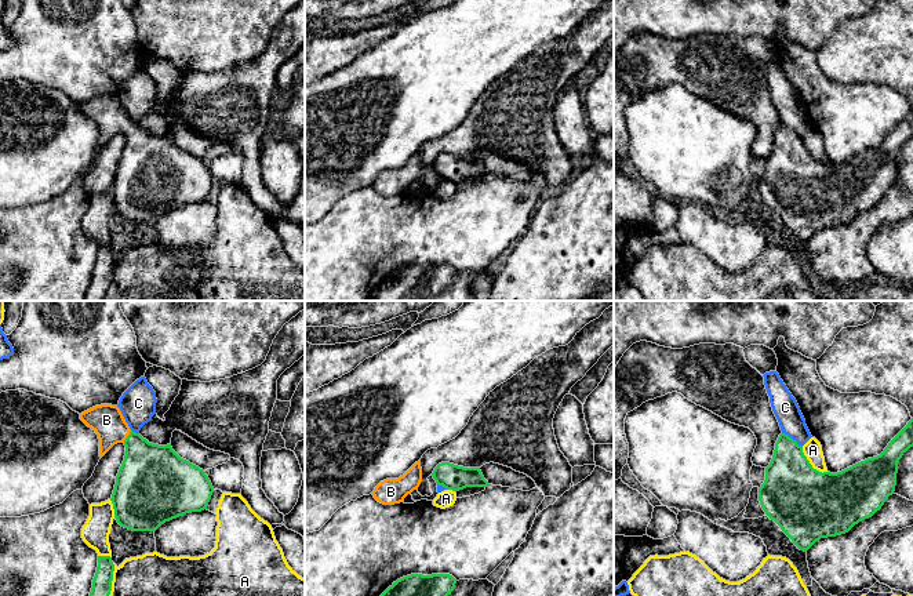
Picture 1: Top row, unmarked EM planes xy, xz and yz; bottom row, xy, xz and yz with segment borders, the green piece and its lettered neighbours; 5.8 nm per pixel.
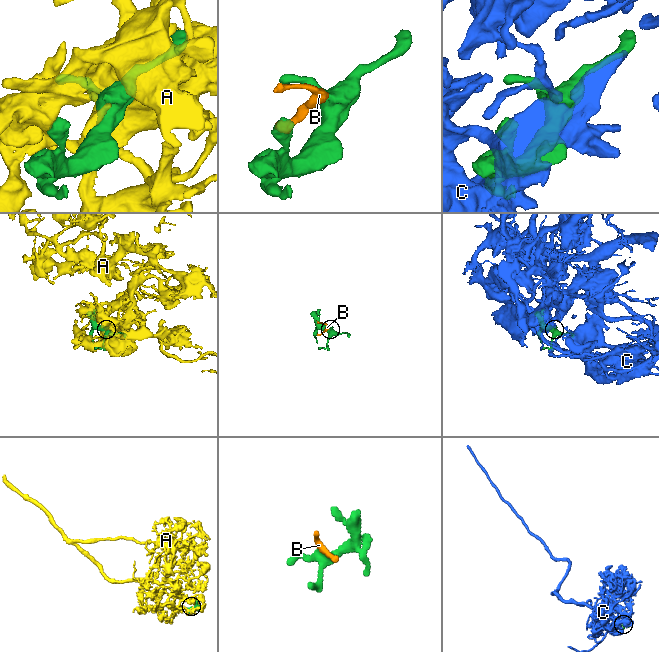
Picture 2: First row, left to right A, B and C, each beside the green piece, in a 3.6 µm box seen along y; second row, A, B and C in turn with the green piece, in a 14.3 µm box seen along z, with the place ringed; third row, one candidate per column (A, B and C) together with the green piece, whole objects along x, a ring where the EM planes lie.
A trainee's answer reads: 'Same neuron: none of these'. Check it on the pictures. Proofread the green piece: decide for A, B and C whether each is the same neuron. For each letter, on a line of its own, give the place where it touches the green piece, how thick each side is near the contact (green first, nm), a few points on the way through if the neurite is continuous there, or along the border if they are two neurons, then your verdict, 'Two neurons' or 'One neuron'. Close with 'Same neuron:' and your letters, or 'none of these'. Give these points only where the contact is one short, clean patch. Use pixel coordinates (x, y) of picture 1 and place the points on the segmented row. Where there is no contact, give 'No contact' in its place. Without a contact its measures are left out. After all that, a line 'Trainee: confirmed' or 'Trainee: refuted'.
A: Touches green at yz (810, 464). Thickness 420 nm (green) against 110 nm. Two neurons
B: Touches green at xy (127, 436). Thickness 340 nm (green) against 190 nm. Path across: xy (149, 472), (135, 444), (127, 436), (106, 420). One neuron
C: Touches green at yz (790, 438). Thickness 300 nm (green) against 150 nm. Two neurons
Same neuron: B
Trainee: refuted

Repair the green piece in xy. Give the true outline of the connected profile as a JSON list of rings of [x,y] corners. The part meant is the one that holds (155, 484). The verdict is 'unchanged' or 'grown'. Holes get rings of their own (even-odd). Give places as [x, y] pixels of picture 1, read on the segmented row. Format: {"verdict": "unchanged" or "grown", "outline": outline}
{"verdict": "grown", "outline": [[[95,406],[81,413],[80,419],[98,435],[101,458],[114,444],[126,446],[124,461],[110,498],[114,517],[121,527],[132,531],[156,531],[165,522],[207,509],[214,487],[205,472],[181,458],[171,444],[153,444],[132,432],[117,406]]]}

